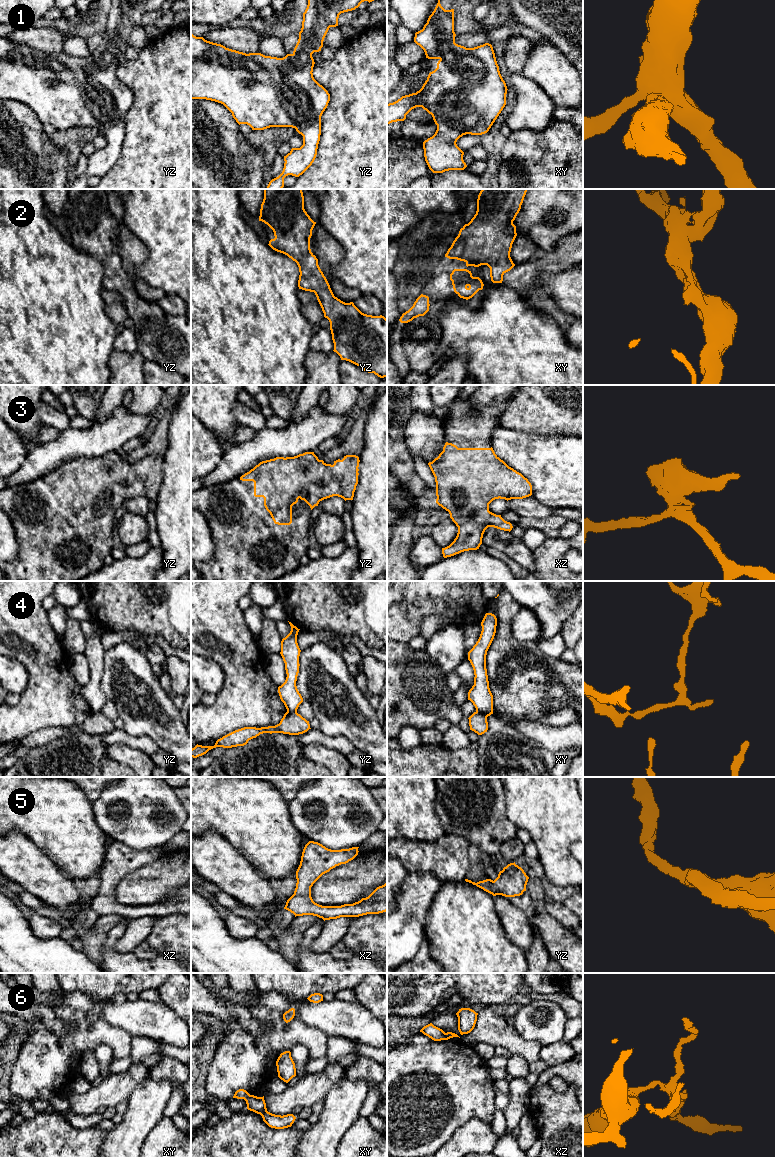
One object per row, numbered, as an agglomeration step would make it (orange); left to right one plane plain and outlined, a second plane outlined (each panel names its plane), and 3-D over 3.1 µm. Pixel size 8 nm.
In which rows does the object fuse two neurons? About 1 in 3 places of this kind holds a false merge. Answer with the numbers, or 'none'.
4, 6

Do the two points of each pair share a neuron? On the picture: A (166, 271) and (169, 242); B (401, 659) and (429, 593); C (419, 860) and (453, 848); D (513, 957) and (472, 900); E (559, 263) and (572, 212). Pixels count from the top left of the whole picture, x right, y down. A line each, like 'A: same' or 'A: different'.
A: same
B: different
C: same
D: same
E: different

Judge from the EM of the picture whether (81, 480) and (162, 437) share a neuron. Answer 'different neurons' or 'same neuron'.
different neurons

